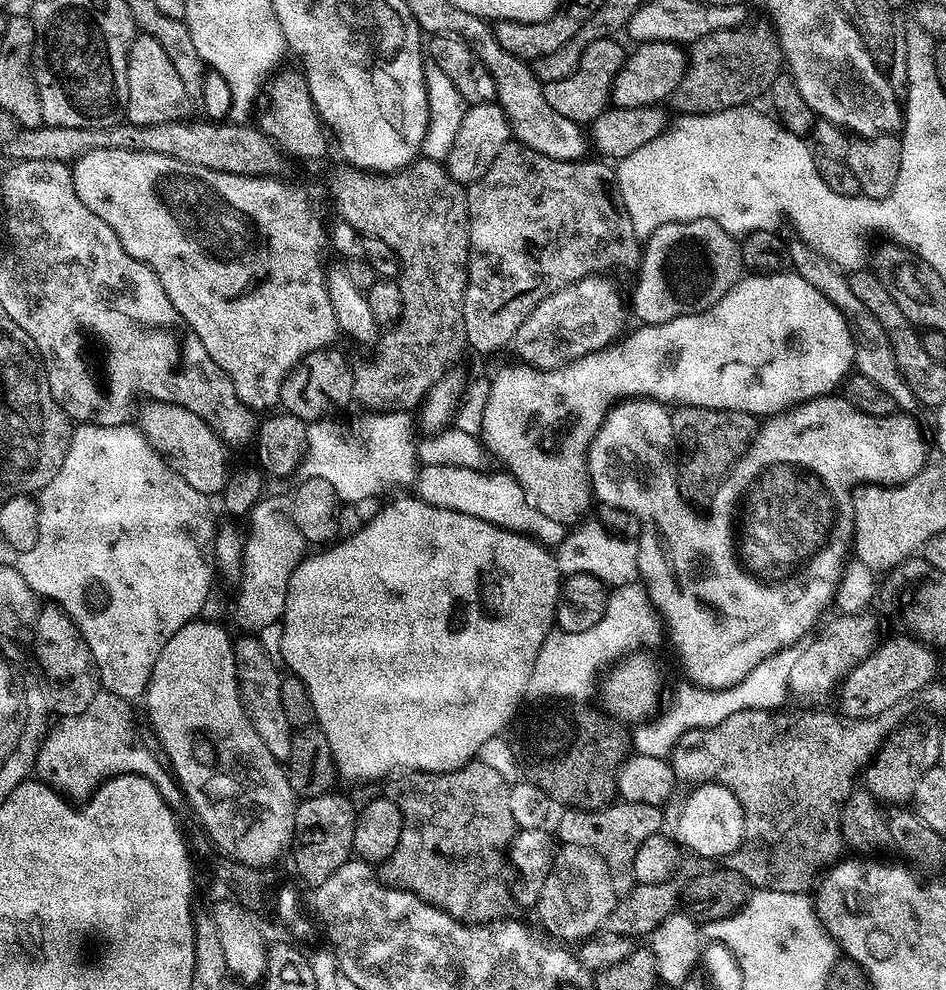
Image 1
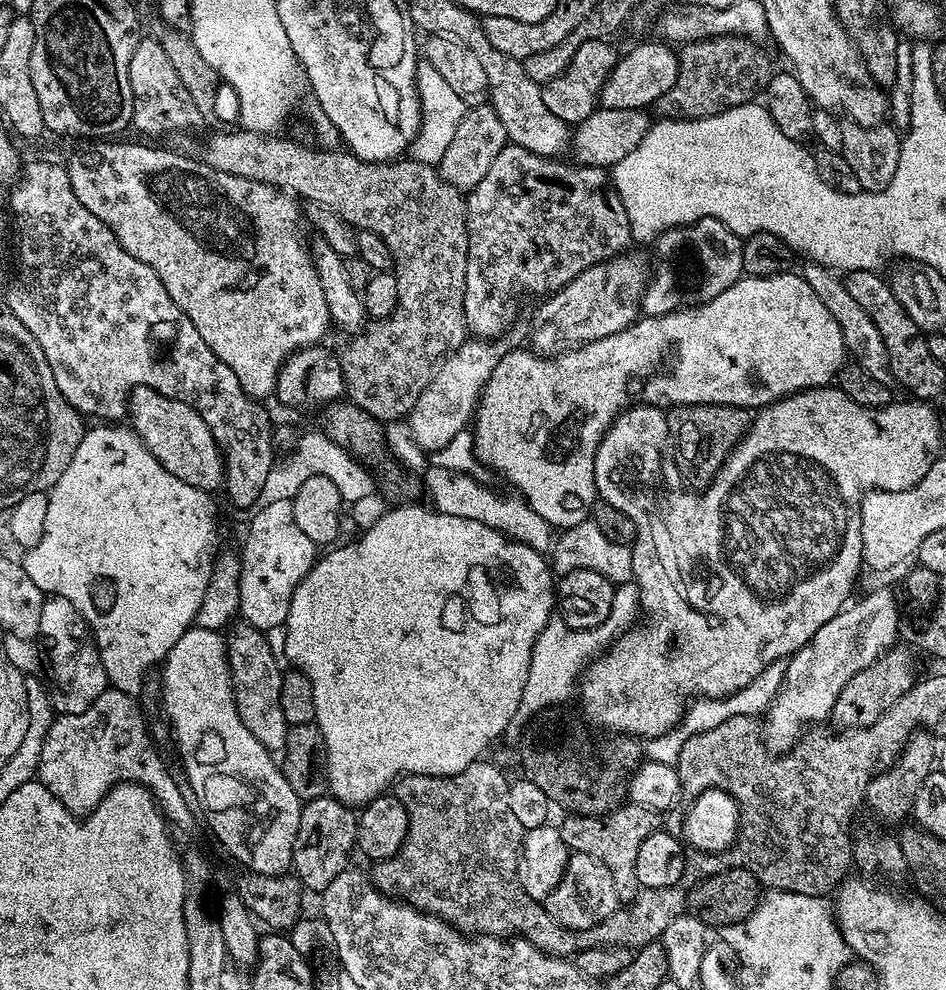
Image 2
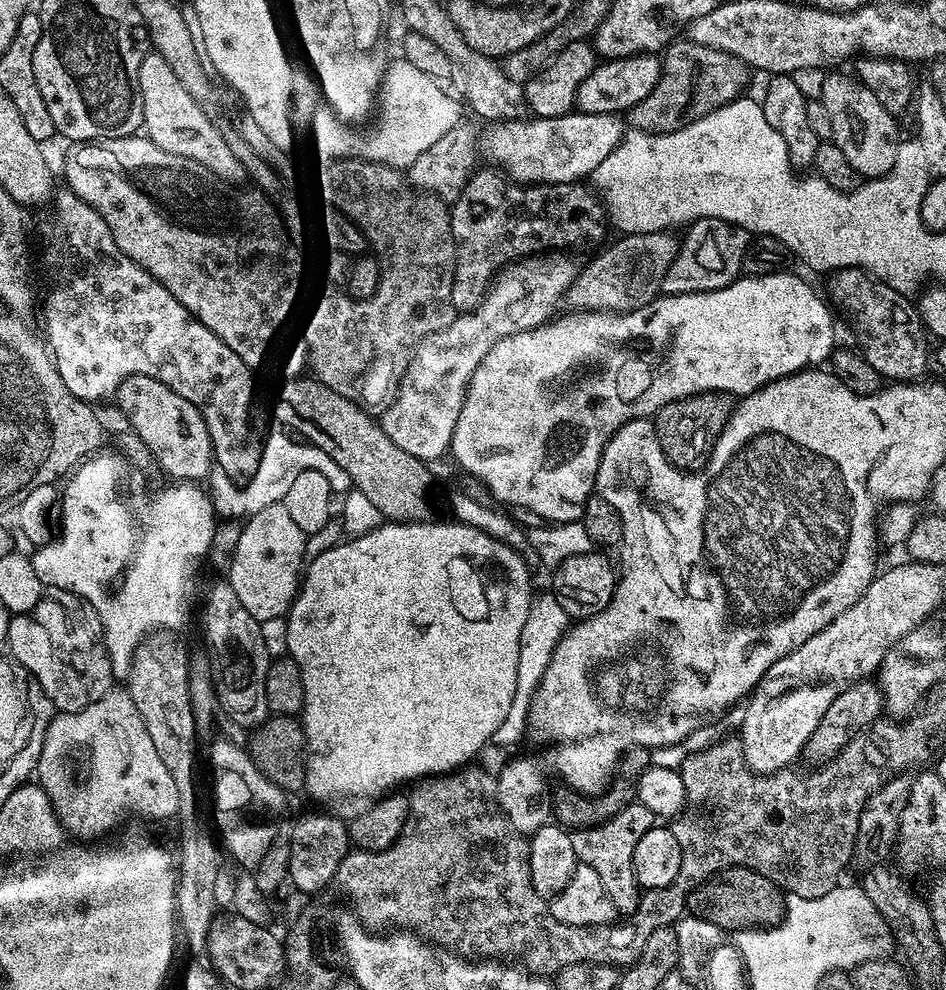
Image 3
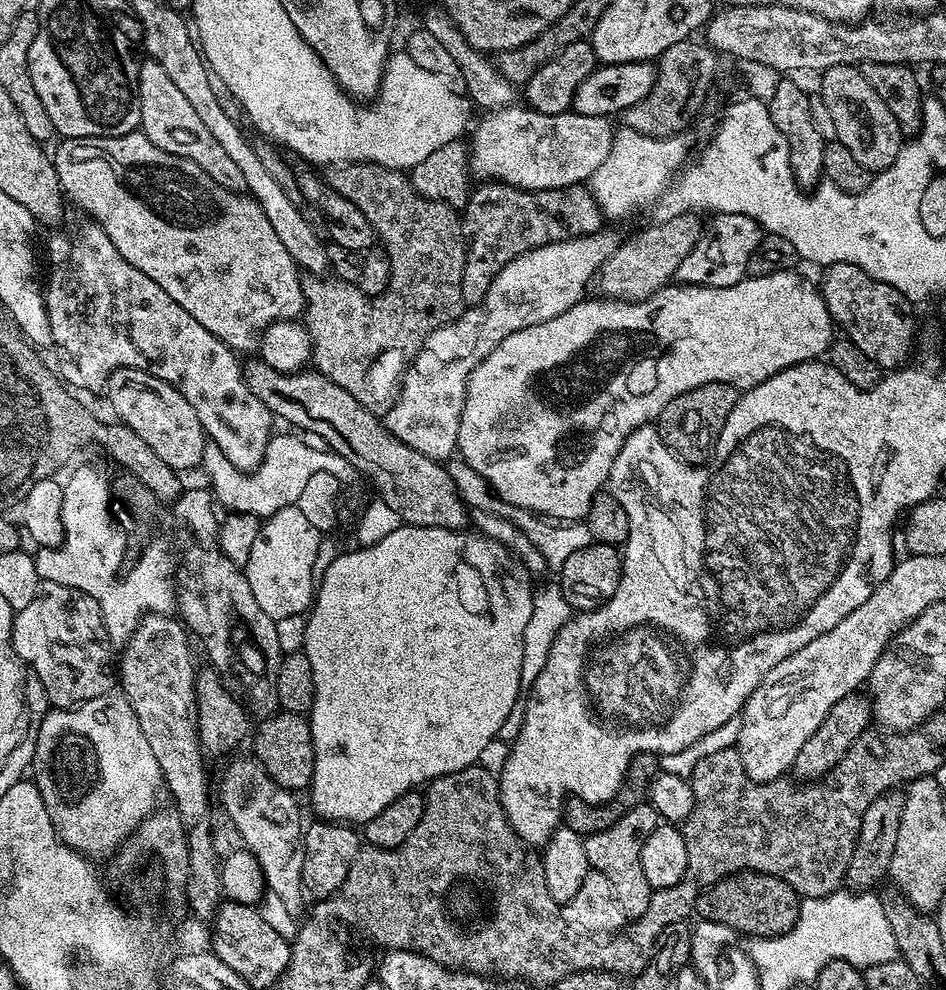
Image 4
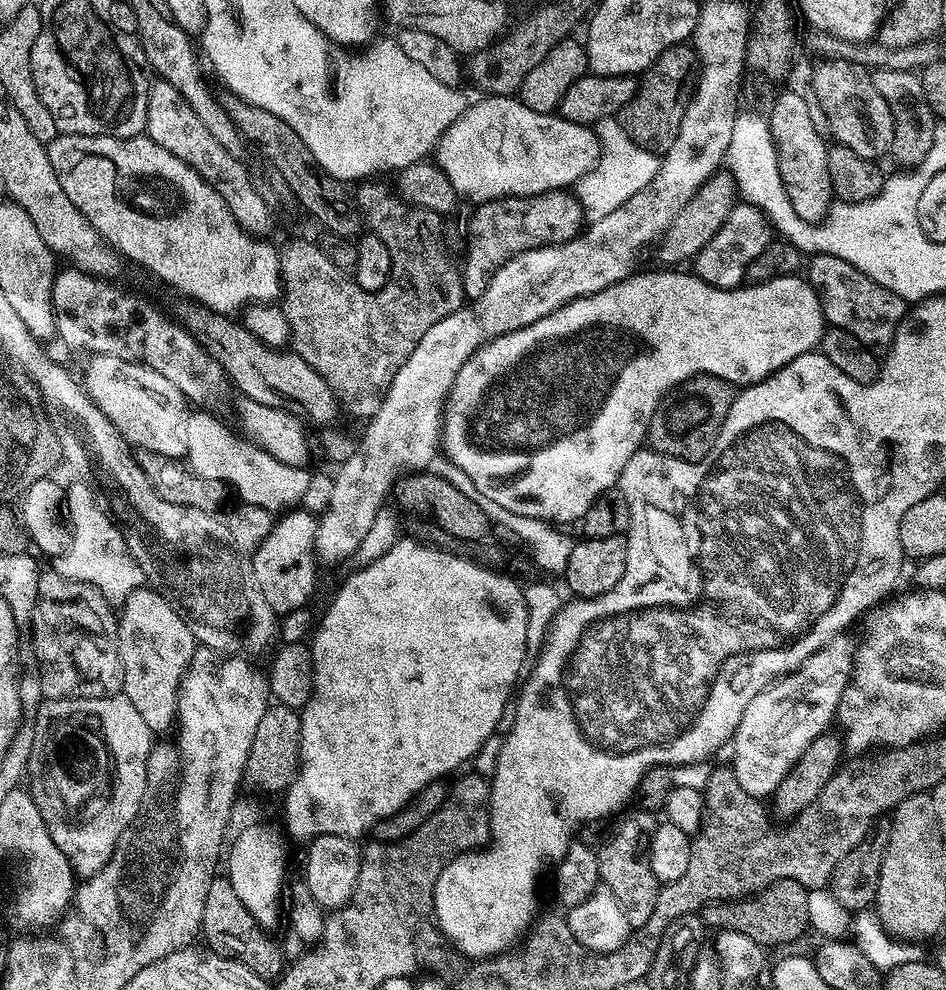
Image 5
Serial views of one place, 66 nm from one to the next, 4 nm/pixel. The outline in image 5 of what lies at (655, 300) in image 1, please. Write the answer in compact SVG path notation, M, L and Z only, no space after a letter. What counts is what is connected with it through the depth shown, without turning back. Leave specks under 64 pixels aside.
M736 202L721 228L694 257L695 275L715 288L738 288L745 283L748 267L774 238L774 229L761 208L747 202Z

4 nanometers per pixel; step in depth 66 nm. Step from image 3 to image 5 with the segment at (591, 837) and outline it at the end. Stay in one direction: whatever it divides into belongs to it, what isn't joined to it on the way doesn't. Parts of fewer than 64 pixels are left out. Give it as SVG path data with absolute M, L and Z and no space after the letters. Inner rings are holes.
M636 810L633 816L628 816L616 828L616 833L605 842L596 852L600 884L618 898L618 906L622 906L622 914L626 914L629 929L642 926L646 918L654 911L656 895L660 893L661 885L657 883L655 874L651 872L648 861L649 834L658 825L656 812ZM645 832L645 833L644 833Z

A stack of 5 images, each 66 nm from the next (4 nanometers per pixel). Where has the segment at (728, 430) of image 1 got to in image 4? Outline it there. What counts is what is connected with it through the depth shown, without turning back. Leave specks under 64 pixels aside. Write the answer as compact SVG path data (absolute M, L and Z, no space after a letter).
M703 384L694 390L686 390L686 394L678 394L678 398L666 402L654 421L660 441L683 463L703 464L716 445L722 426L726 426L726 418L734 410L737 399L737 389L731 384Z

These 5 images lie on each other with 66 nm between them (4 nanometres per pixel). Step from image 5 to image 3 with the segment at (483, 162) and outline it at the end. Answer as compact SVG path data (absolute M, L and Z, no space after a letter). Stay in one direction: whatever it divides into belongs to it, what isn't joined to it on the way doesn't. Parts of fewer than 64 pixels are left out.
M573 110L567 116L558 118L531 118L525 122L508 122L496 136L496 156L504 163L503 169L511 179L524 184L570 184L591 177L598 162L603 162L620 141L624 139L626 124L617 113L586 114Z

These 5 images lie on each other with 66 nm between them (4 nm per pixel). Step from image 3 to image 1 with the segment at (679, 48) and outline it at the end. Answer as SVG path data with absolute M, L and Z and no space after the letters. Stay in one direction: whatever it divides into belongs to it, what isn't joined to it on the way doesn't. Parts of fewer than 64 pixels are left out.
M767 19L764 20L756 20L753 24L743 22L732 28L714 30L693 42L688 52L688 70L670 97L670 104L677 108L677 113L685 116L705 116L748 106L756 102L752 100L758 99L763 92L765 95L771 89L785 67L784 51L780 48L780 39L776 35L775 27Z

